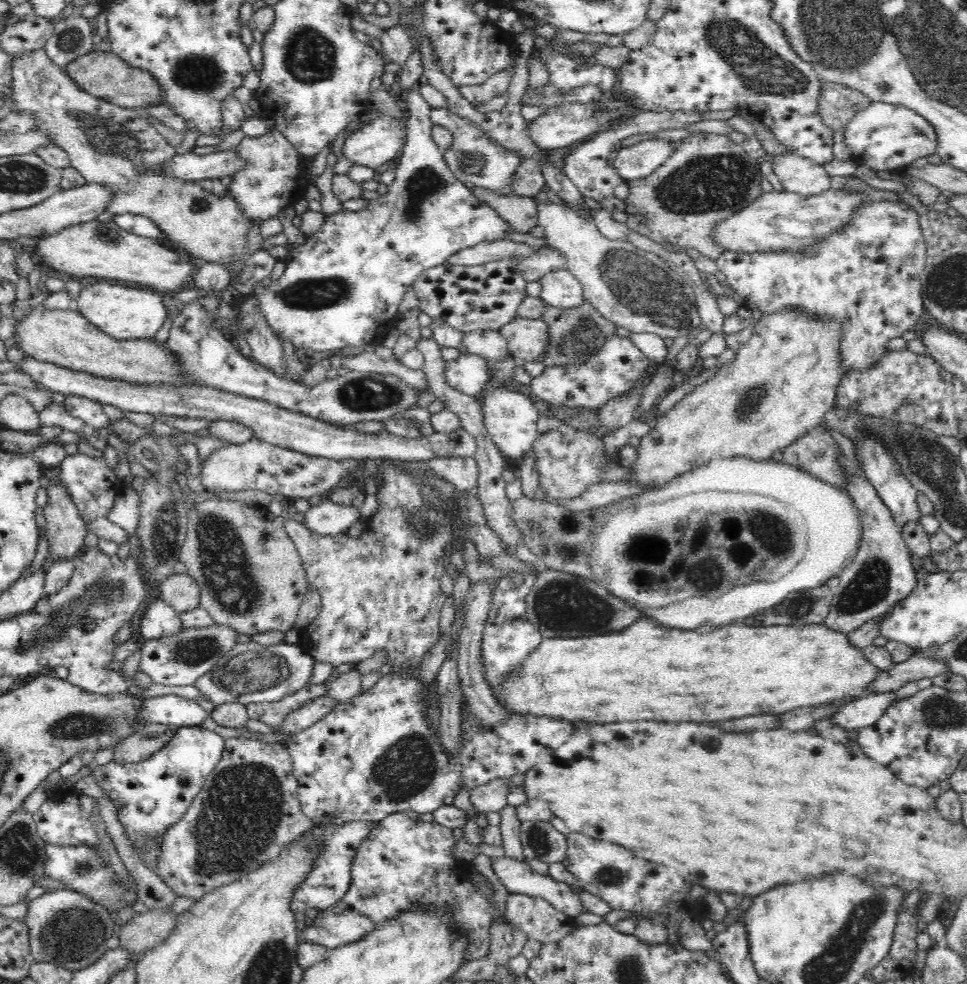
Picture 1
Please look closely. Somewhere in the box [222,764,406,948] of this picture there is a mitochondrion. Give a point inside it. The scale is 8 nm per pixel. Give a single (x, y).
(375, 895)

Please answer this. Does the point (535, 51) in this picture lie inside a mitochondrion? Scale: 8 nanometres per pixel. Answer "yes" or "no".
no

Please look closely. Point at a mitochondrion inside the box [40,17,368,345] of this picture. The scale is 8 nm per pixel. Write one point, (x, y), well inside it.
(104, 136)

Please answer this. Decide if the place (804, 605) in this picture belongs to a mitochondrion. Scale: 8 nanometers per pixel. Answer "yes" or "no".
yes

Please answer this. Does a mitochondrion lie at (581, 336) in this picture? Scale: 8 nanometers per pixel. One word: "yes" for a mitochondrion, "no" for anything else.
yes

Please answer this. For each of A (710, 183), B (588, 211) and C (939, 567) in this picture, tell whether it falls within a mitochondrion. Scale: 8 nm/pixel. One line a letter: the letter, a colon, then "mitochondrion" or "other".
A: mitochondrion
B: other
C: other

